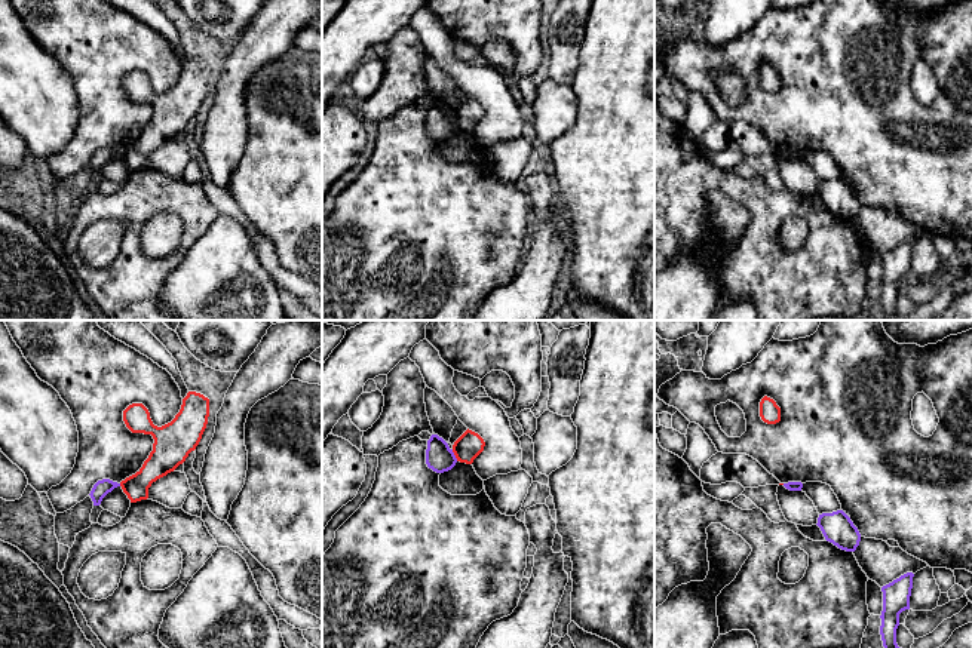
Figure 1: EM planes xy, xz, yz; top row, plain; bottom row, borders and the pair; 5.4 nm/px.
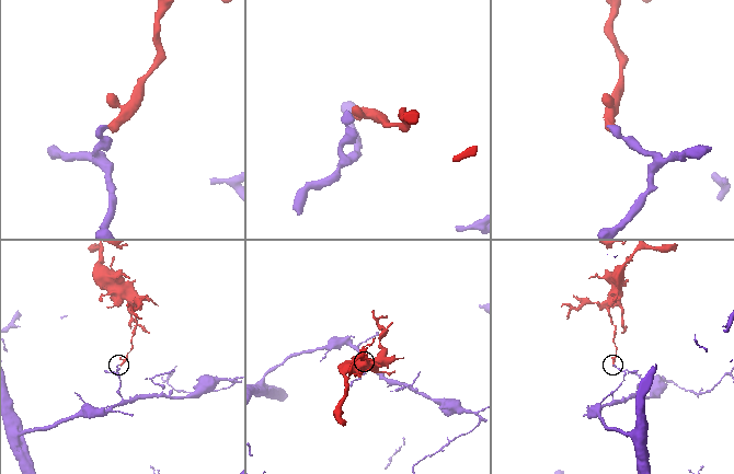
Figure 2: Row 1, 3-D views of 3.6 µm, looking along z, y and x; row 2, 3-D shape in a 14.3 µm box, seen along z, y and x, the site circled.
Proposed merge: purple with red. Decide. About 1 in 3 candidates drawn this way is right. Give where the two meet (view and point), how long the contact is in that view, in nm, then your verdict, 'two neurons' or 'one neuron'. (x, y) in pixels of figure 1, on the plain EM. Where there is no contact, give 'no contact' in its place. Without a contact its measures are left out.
meets purple in xz at (454, 123); contact 70 nm long; two neurons

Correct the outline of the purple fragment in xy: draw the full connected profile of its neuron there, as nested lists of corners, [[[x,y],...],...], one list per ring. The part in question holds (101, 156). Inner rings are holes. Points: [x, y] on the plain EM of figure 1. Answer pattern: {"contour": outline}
{"contour": [[[110,147],[98,148],[89,162],[93,169],[93,173],[99,173],[102,166],[117,154],[120,154],[120,151],[113,150]]]}

